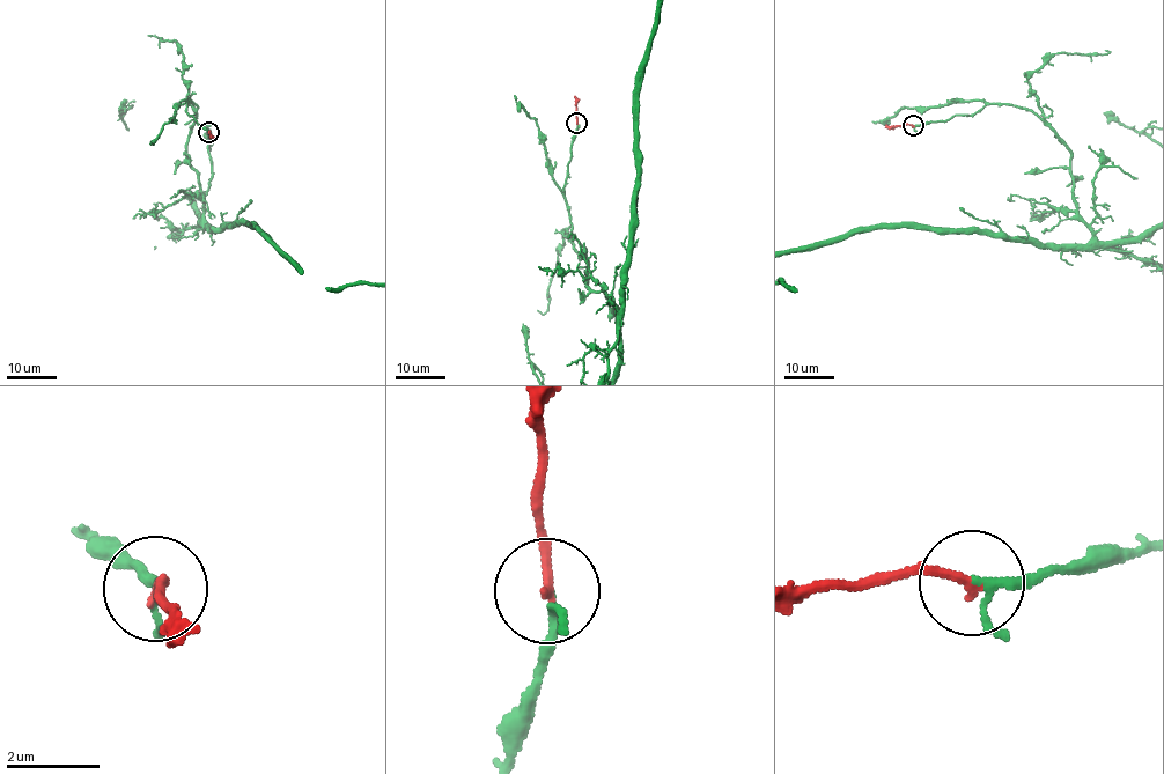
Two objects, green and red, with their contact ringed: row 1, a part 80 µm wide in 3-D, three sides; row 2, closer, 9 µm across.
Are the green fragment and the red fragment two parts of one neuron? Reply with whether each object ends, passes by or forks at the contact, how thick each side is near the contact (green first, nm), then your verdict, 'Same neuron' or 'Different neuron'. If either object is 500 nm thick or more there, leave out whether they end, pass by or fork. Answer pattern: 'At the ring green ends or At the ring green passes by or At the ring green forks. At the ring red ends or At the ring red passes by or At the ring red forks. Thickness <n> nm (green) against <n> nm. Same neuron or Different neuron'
At the ring green passes by. At the ring red ends. Thickness 140 nm (green) against 200 nm. Same neuron

